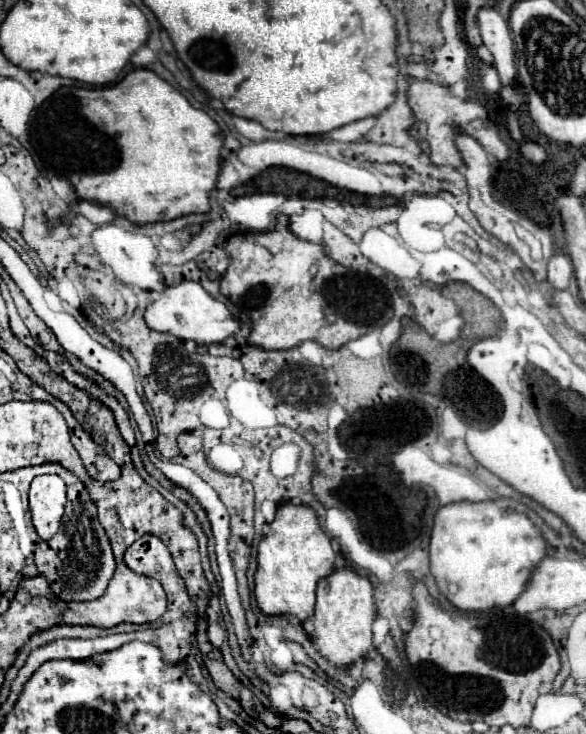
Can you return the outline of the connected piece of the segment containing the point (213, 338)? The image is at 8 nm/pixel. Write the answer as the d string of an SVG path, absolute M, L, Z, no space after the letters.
M181 282L175 286L167 286L161 296L147 306L145 322L155 332L173 334L179 340L193 340L197 344L223 342L239 328L239 322L231 318L227 306L223 302L213 300L197 282Z

